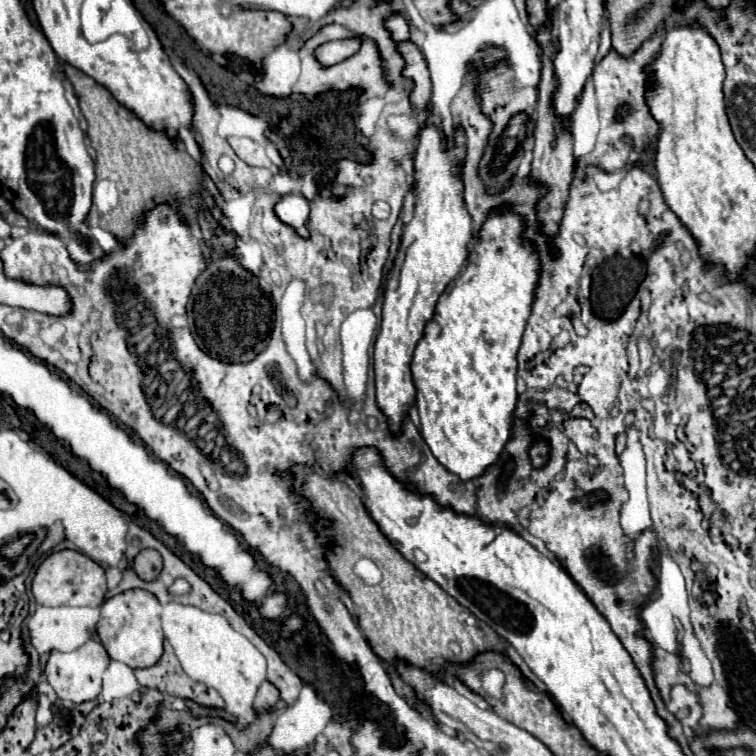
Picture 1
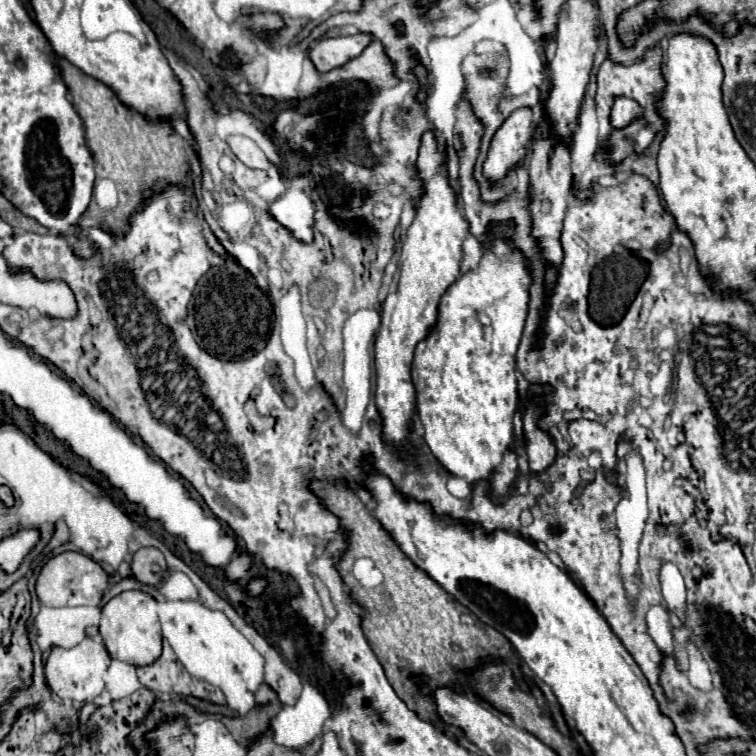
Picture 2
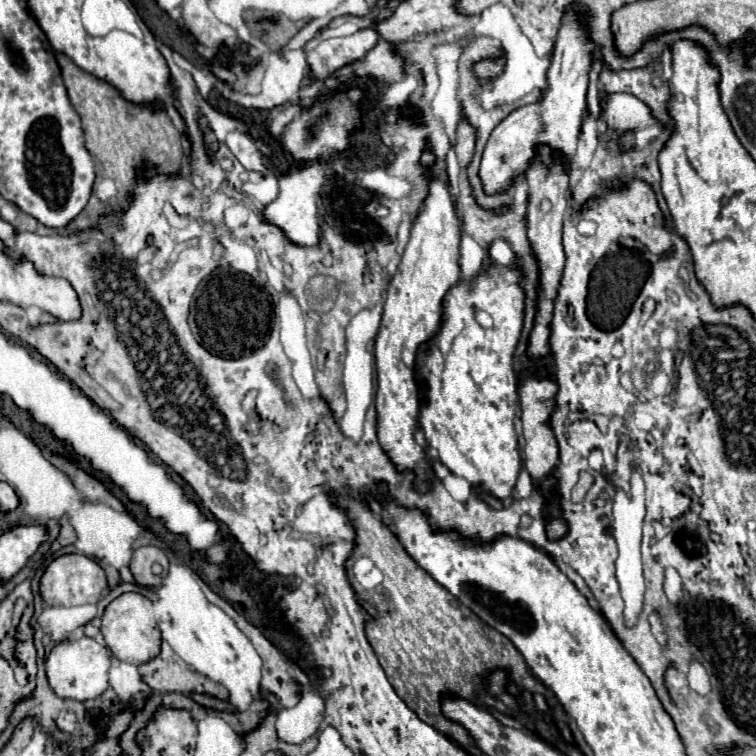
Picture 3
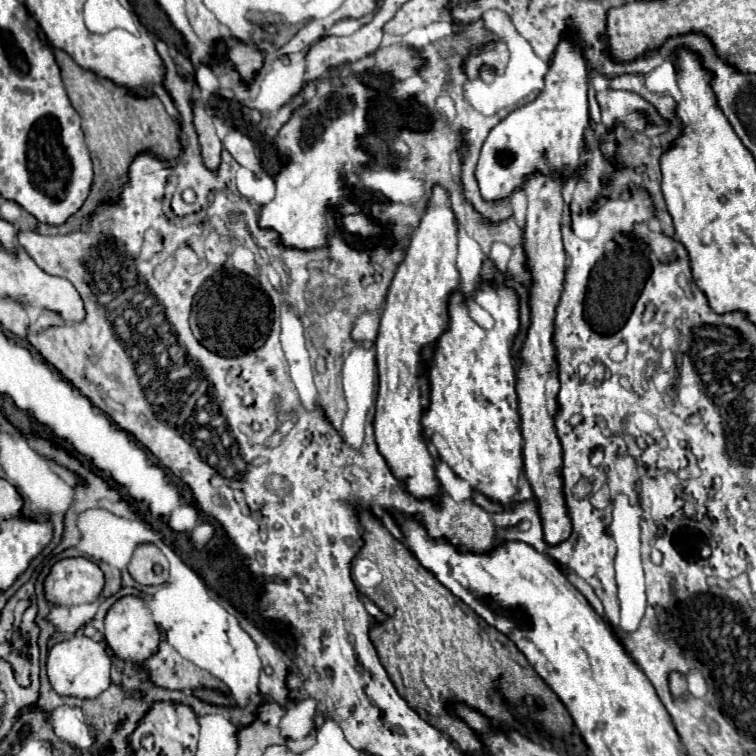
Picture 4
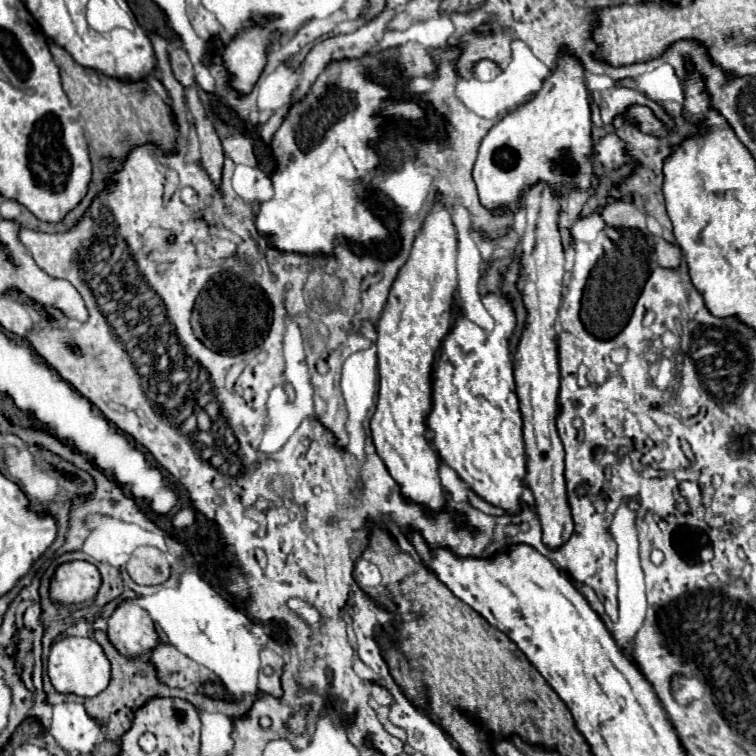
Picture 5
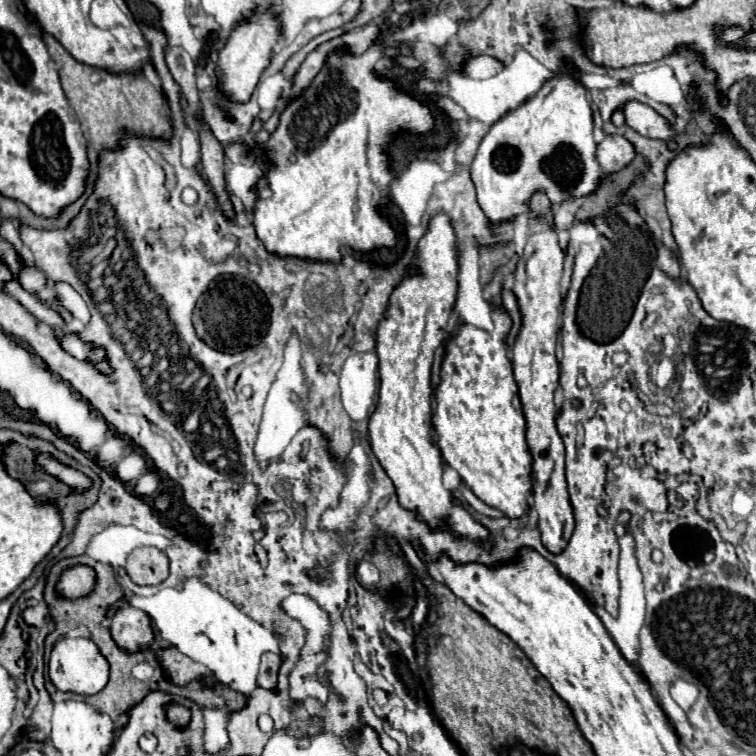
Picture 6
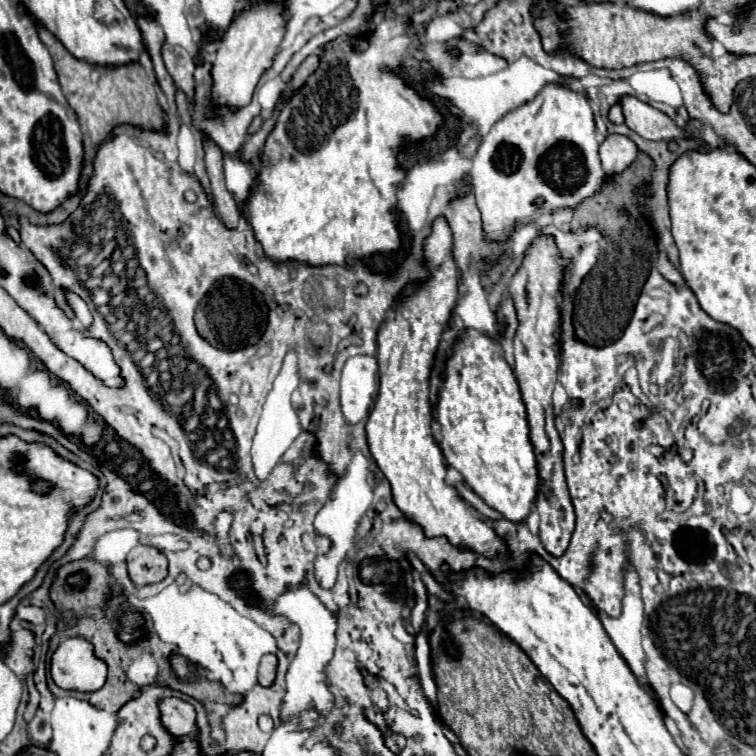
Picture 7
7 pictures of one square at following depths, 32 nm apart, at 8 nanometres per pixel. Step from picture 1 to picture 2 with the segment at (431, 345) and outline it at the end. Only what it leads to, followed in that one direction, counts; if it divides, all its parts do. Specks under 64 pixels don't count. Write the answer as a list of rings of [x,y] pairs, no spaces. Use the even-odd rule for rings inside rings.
[[[506,240],[512,250],[508,262],[500,262],[492,256],[492,242],[484,246],[480,266],[460,276],[440,298],[440,316],[436,328],[416,346],[416,358],[412,364],[412,378],[418,392],[418,416],[424,426],[424,440],[430,446],[436,460],[454,476],[460,476],[474,484],[476,480],[488,480],[492,492],[508,496],[518,476],[518,454],[514,450],[514,414],[518,410],[518,384],[516,384],[516,348],[524,330],[528,312],[528,284],[530,270],[524,256]],[[484,312],[492,320],[490,326],[478,322],[478,314]]]

